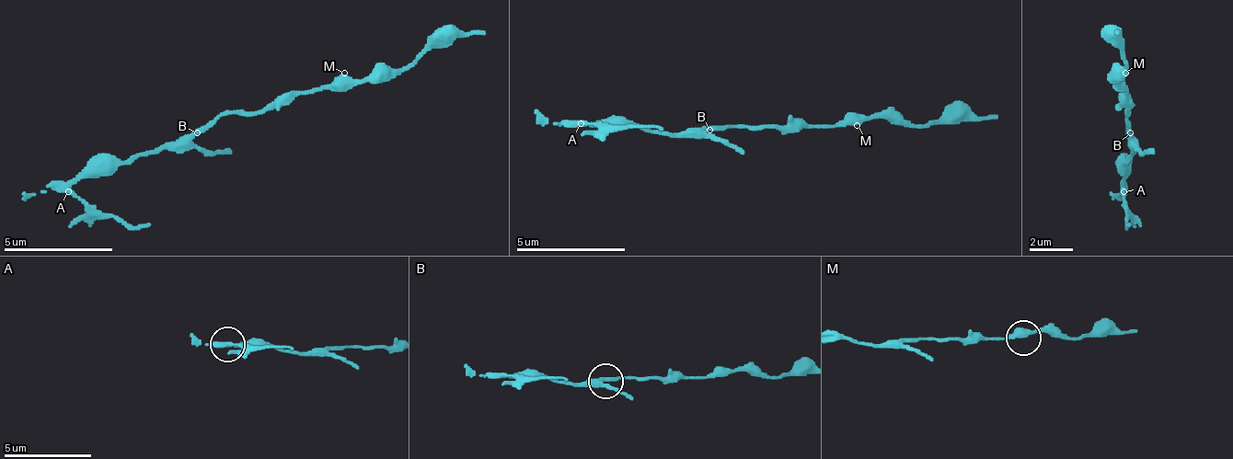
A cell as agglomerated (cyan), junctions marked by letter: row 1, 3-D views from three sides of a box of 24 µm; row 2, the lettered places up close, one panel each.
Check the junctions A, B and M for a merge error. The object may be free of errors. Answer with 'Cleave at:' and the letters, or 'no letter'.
Cleave at: A

